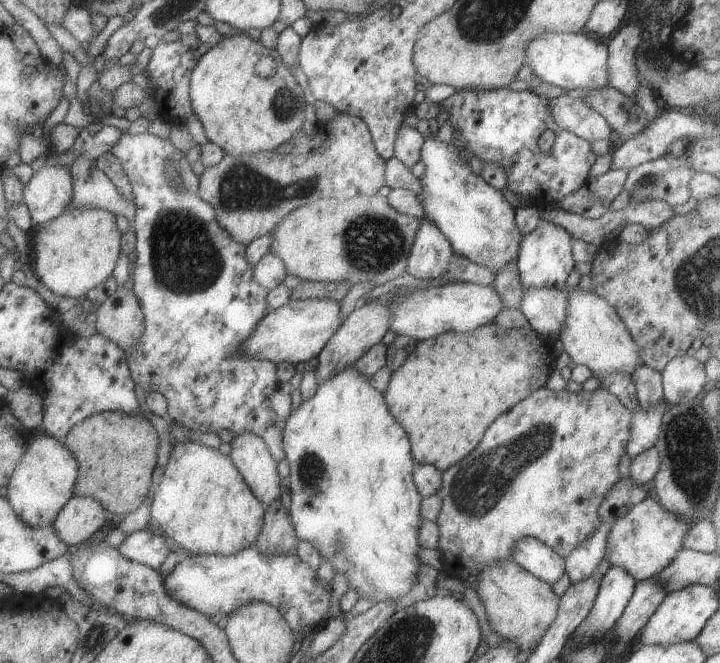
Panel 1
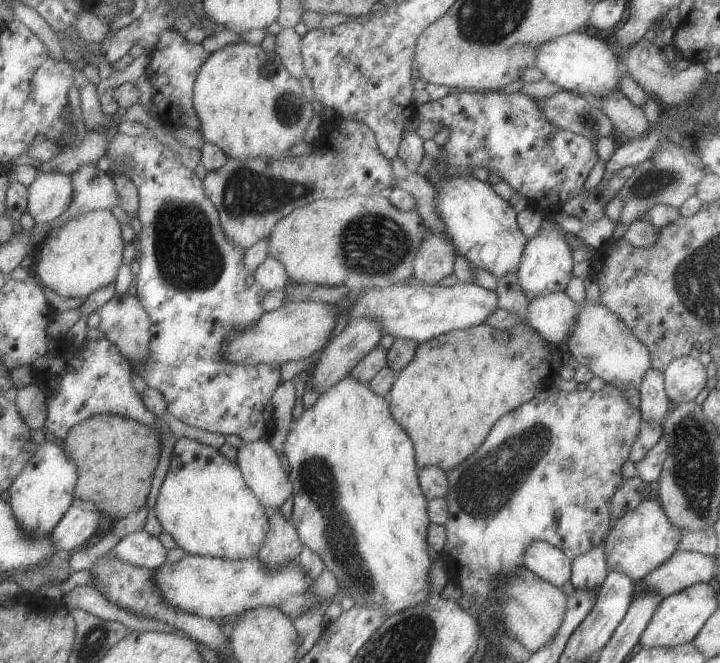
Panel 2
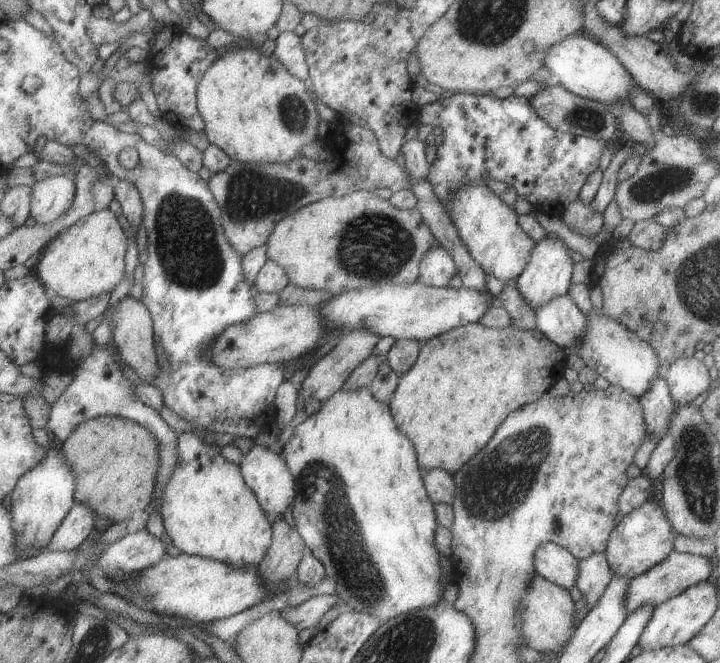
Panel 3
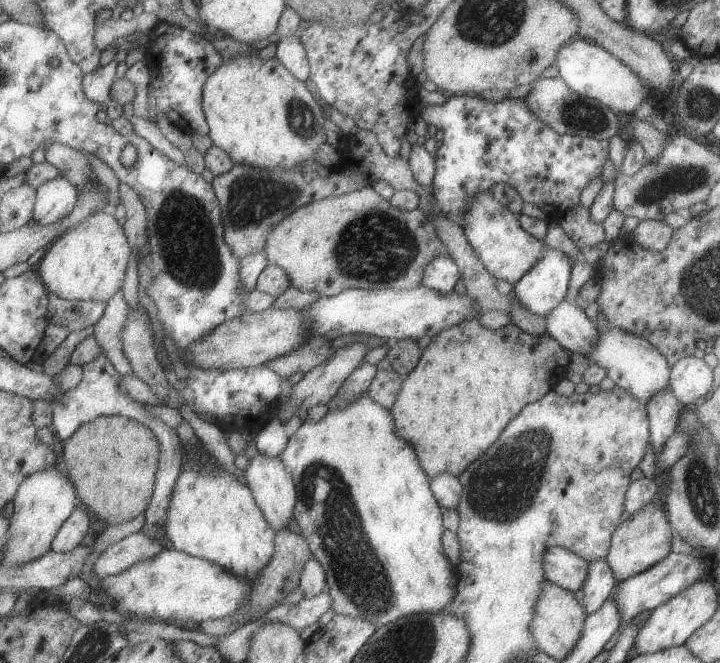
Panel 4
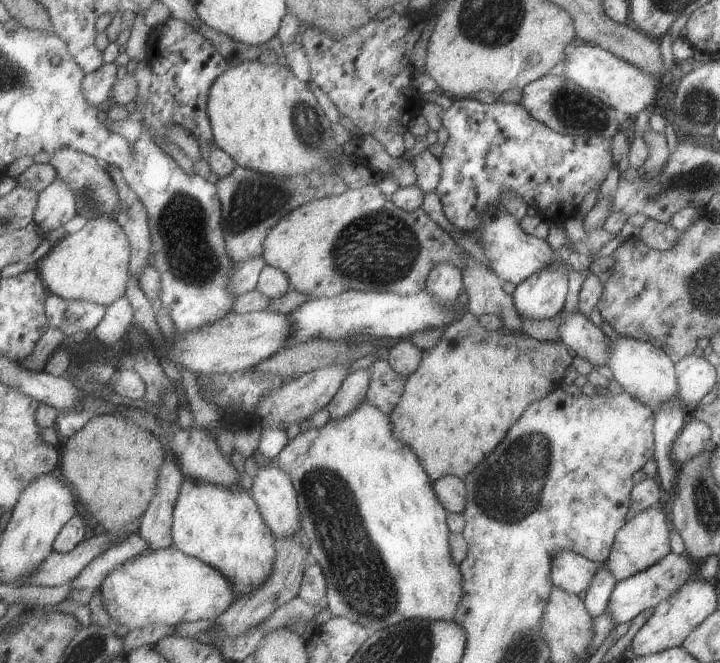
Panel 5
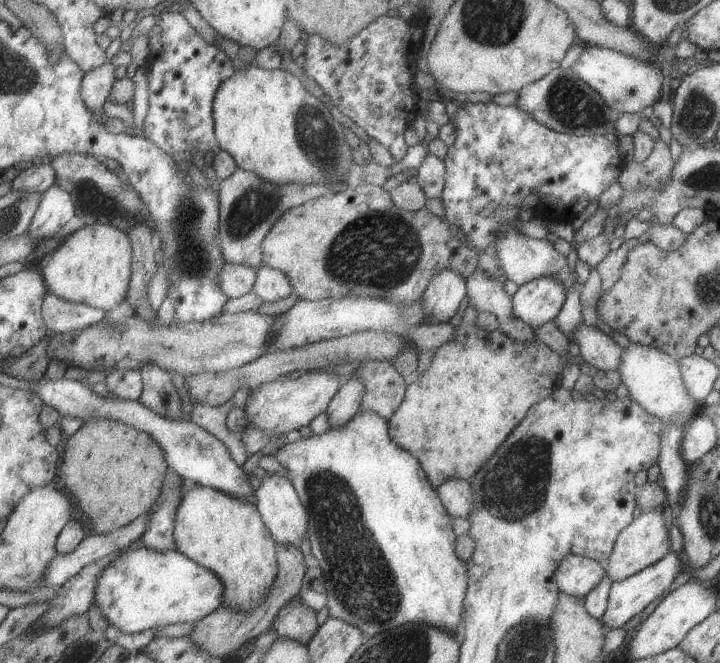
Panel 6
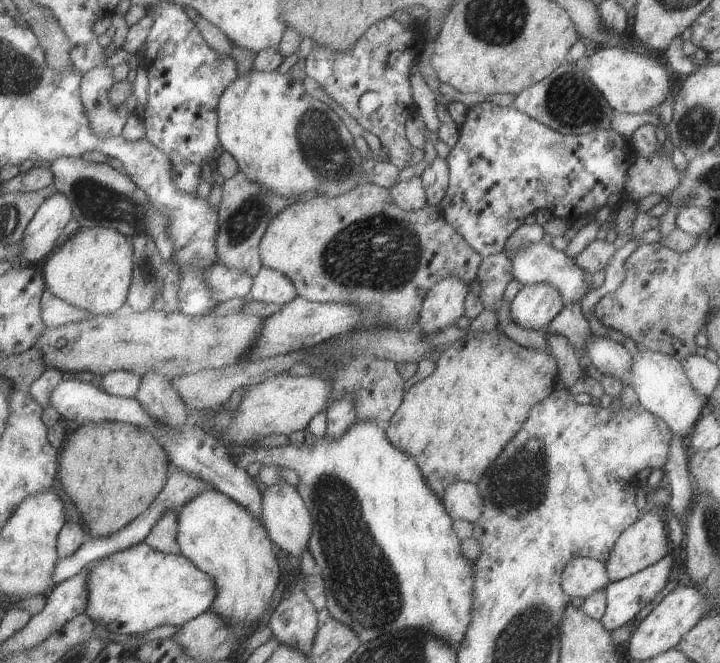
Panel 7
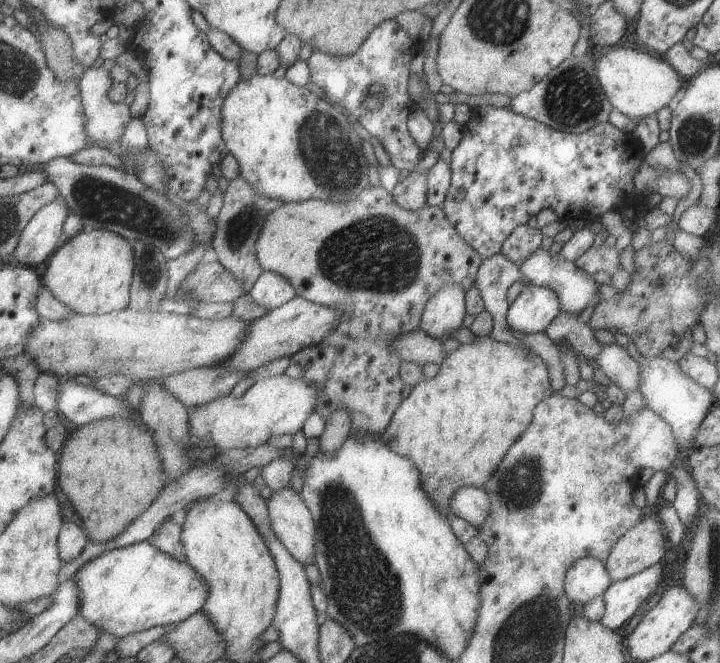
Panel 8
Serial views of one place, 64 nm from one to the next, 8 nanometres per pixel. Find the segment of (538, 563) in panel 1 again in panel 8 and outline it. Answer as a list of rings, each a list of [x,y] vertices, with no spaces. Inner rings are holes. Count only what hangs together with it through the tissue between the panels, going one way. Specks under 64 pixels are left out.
[[[595,557],[575,560],[567,570],[566,596],[574,602],[587,604],[591,598],[602,596],[611,581],[604,563]]]

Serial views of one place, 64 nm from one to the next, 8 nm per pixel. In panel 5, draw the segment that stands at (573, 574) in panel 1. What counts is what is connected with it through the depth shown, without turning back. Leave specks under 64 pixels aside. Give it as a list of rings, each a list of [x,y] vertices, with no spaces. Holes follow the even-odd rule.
[[[598,564],[597,572],[583,596],[583,604],[588,614],[595,618],[607,609],[607,602],[616,580],[609,574],[605,564]]]

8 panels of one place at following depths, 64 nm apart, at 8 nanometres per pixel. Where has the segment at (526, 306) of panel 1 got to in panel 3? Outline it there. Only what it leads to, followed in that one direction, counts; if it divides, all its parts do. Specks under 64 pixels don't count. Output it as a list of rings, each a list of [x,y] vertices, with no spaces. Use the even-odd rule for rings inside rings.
[[[565,293],[563,296],[551,298],[549,304],[541,304],[533,311],[535,314],[535,326],[547,340],[563,348],[574,348],[581,344],[583,330],[587,326],[585,314],[573,302],[573,299]]]

